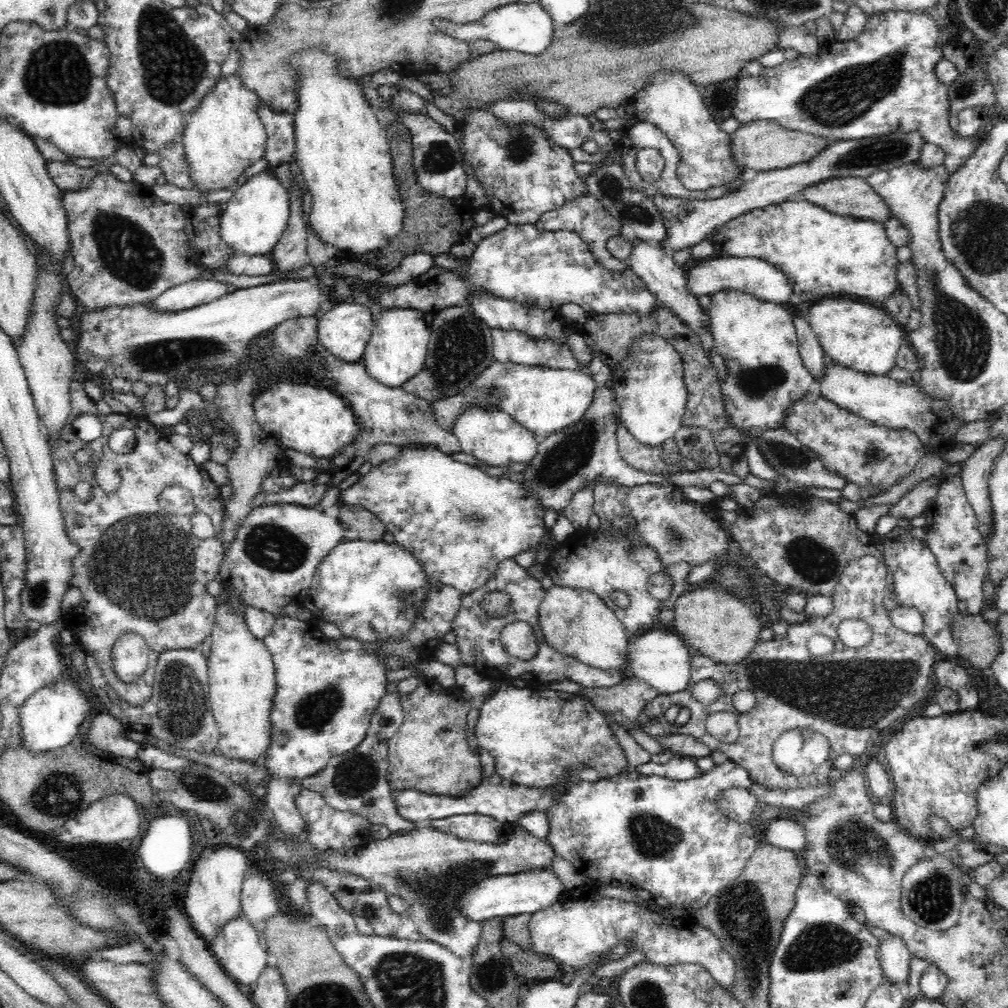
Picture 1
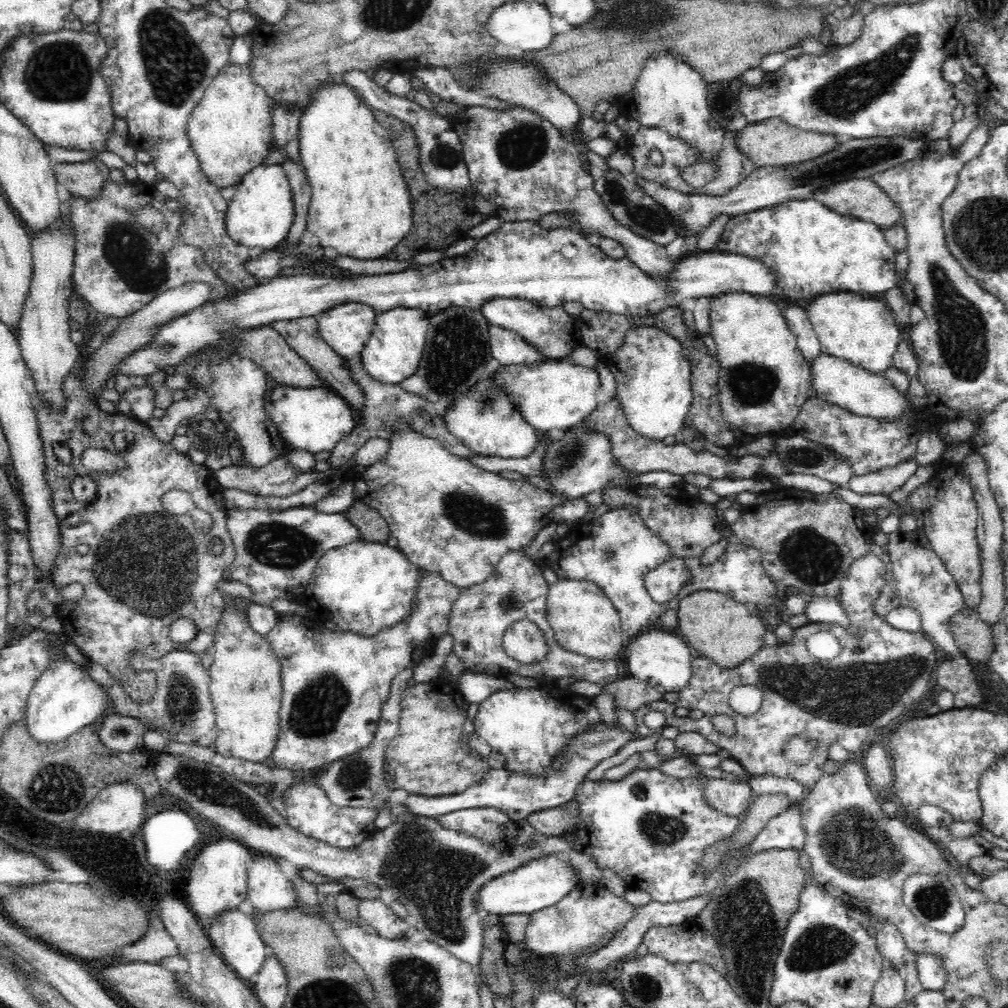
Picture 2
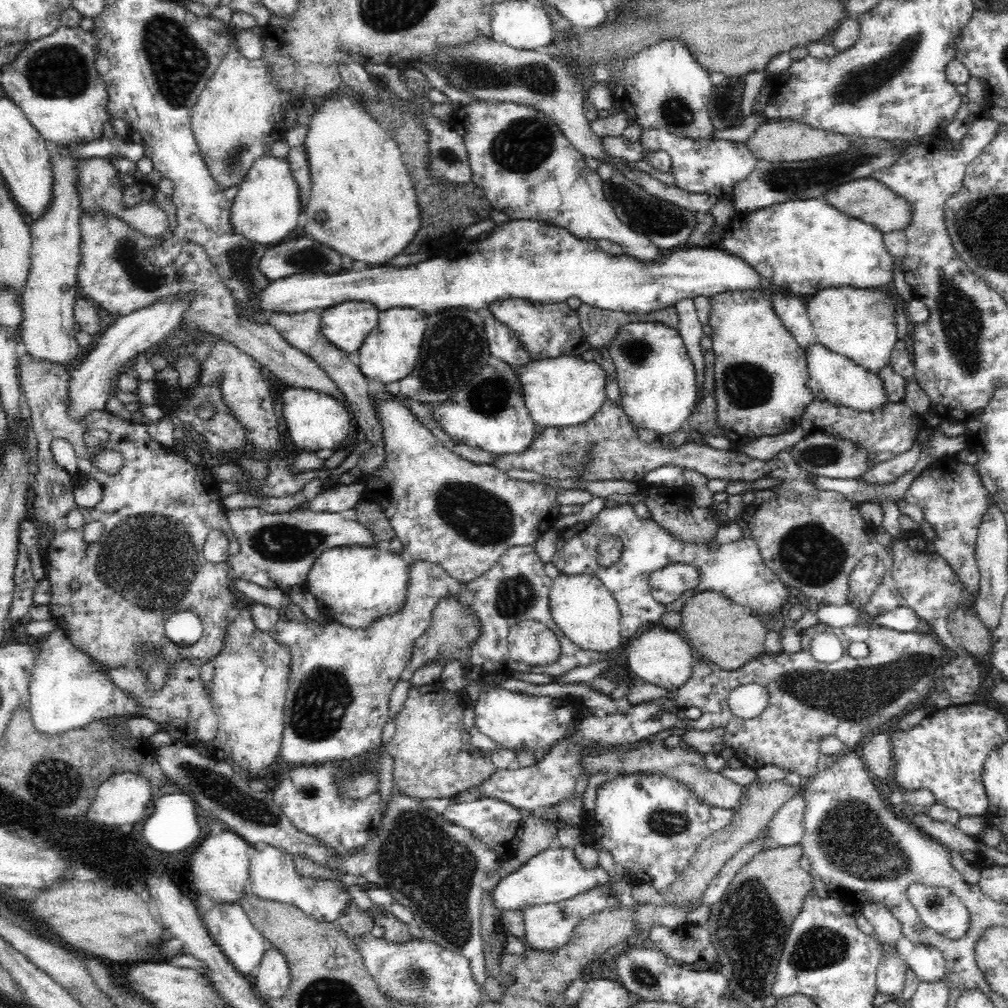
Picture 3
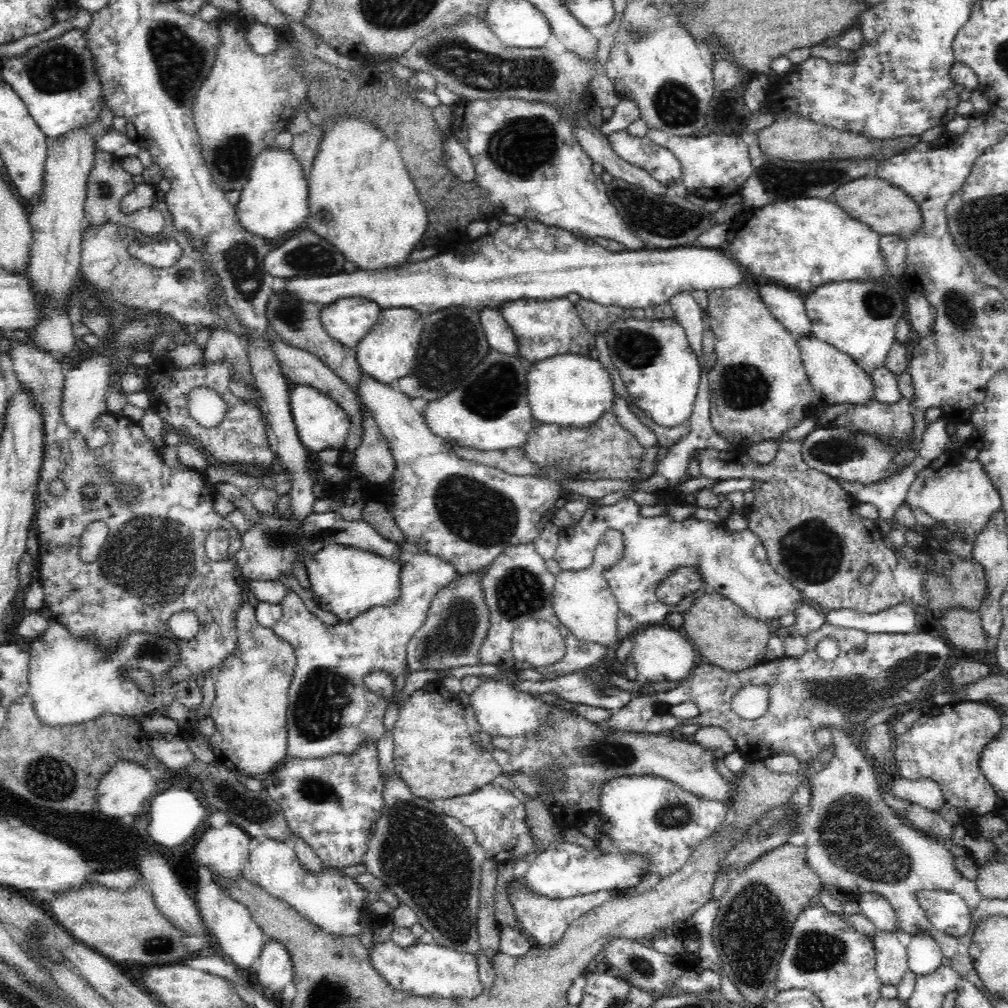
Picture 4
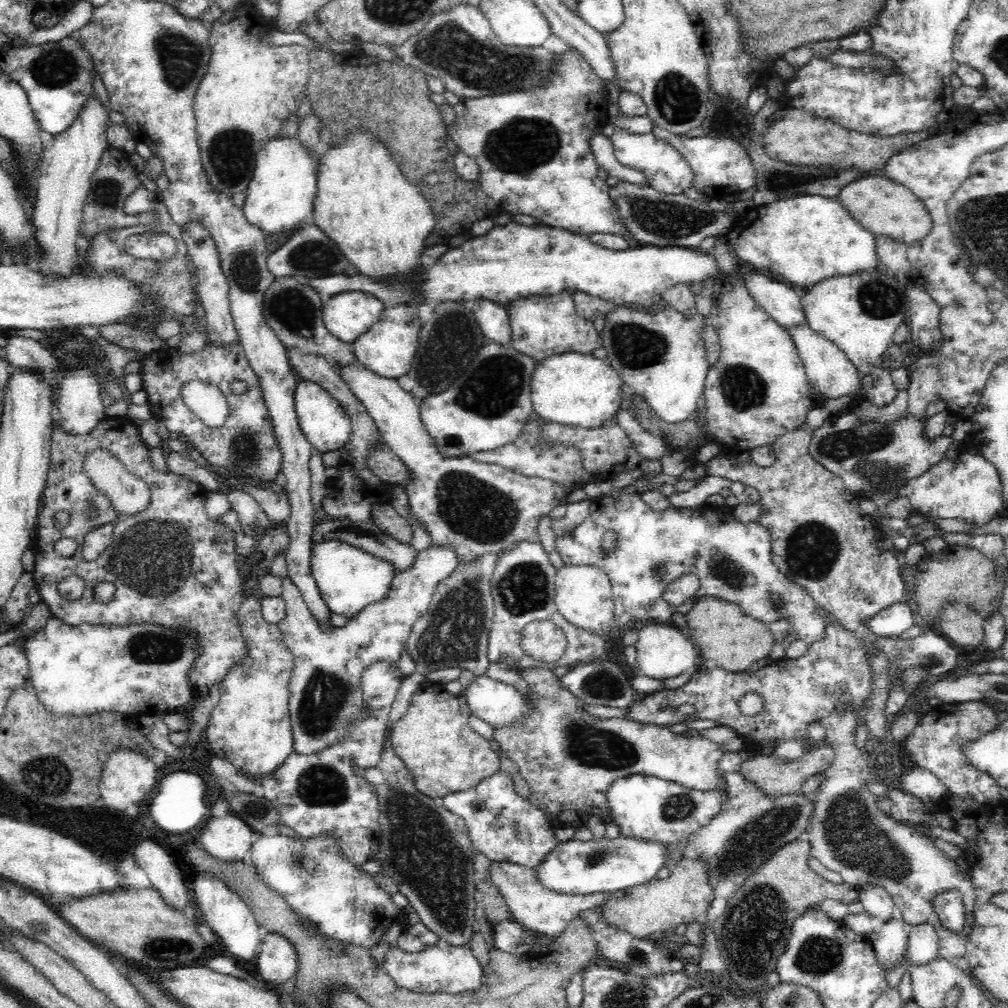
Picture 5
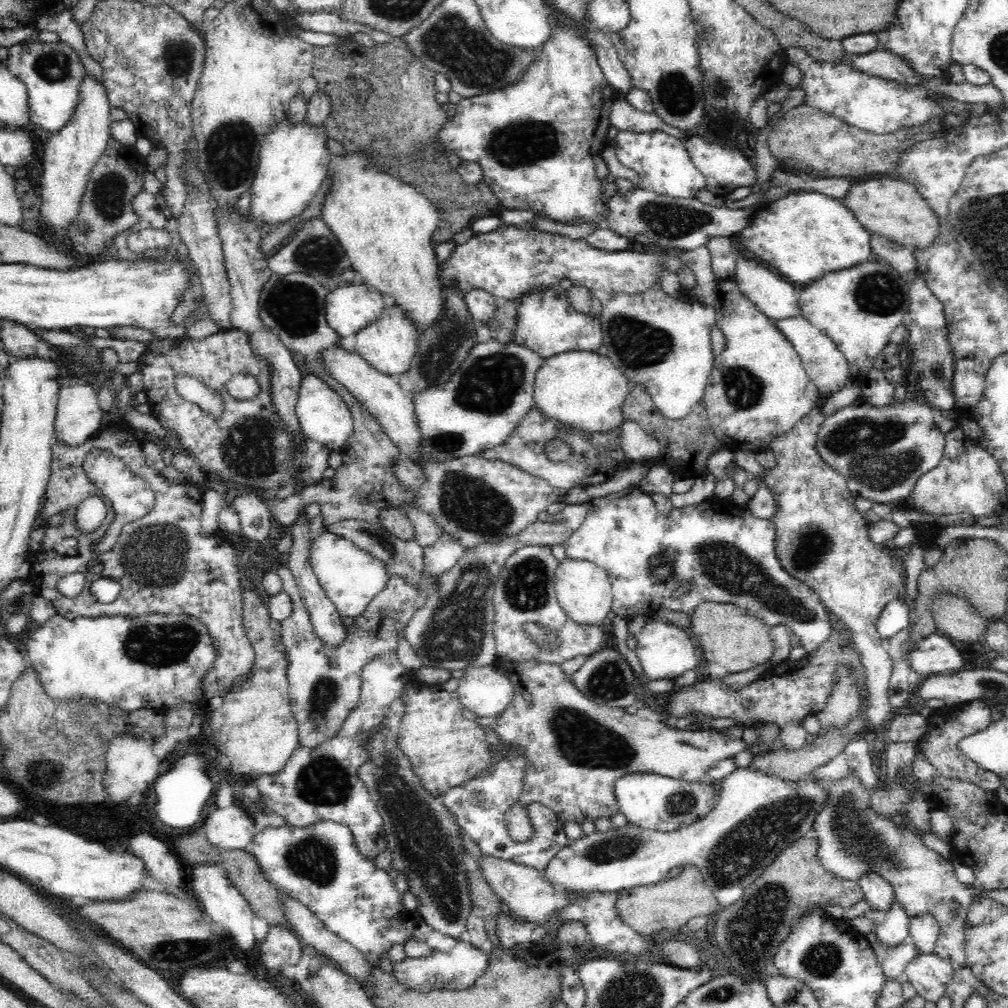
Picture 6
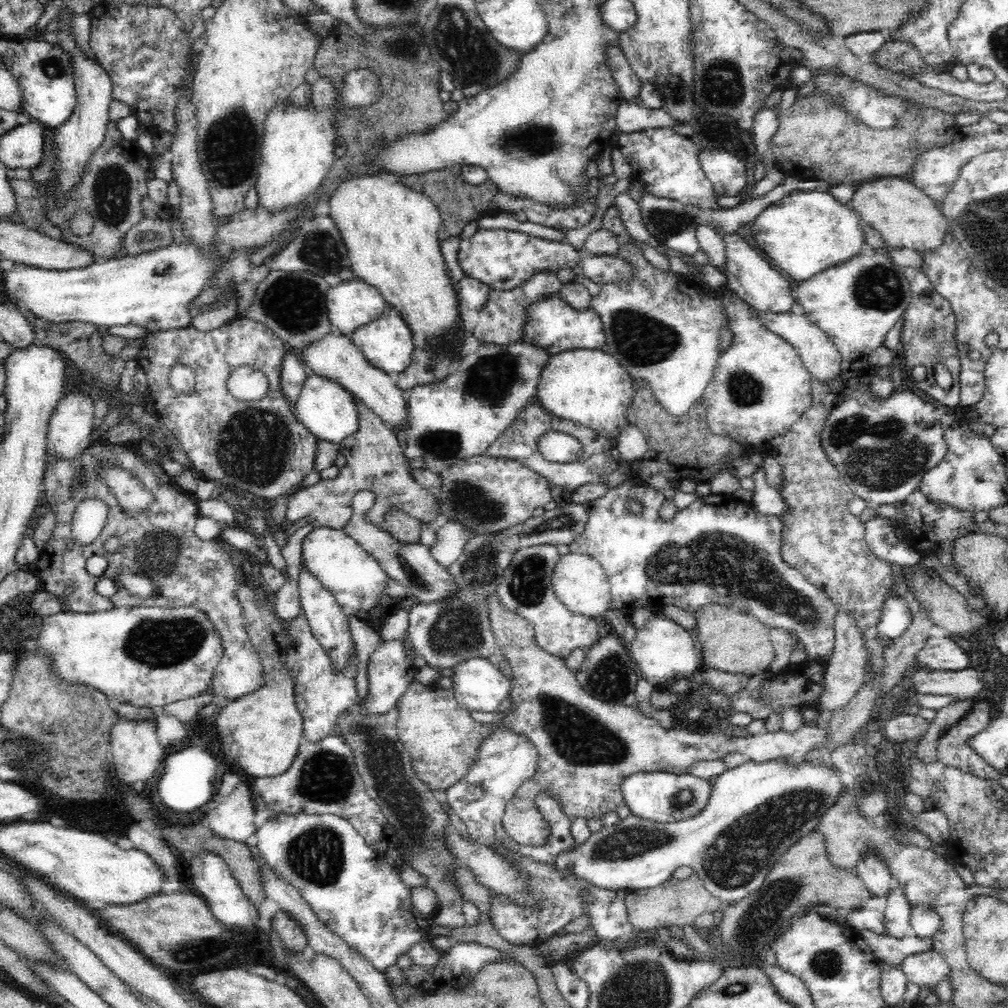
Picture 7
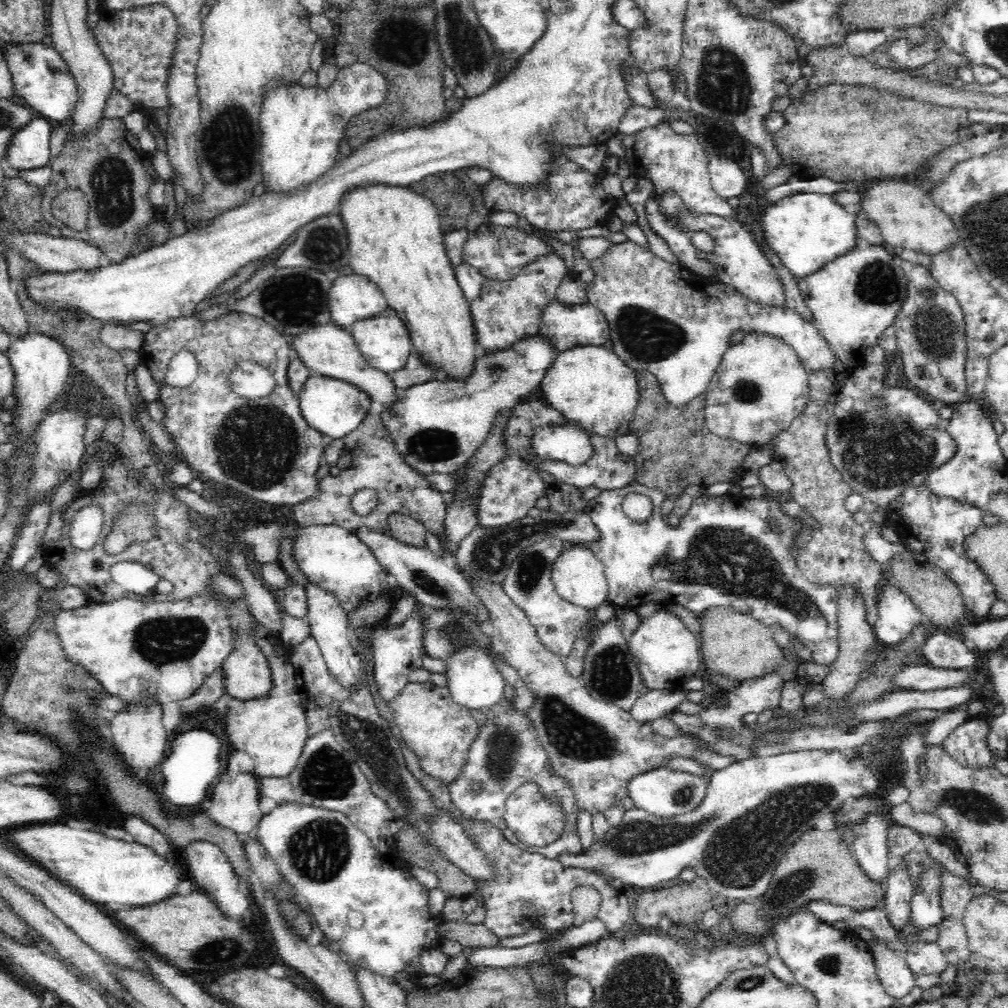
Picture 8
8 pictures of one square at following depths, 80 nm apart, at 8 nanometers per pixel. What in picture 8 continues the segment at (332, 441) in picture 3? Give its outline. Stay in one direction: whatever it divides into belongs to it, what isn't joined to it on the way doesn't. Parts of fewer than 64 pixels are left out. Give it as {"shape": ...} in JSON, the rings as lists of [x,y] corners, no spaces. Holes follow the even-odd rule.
{"shape":[[[312,374],[298,393],[302,416],[310,426],[330,436],[332,440],[342,439],[353,433],[368,416],[372,398],[354,383],[344,379]]]}

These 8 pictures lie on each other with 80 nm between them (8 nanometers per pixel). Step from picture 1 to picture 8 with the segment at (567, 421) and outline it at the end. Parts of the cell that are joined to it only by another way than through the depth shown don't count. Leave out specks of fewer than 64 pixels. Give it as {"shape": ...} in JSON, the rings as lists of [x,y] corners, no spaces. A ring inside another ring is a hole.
{"shape":[[[578,346],[559,351],[540,383],[539,394],[556,410],[559,410],[565,419],[580,423],[585,430],[596,433],[598,436],[615,439],[630,431],[630,421],[635,415],[633,412],[640,400],[637,382],[637,371],[619,355],[614,354],[614,351],[609,351],[603,346]]]}

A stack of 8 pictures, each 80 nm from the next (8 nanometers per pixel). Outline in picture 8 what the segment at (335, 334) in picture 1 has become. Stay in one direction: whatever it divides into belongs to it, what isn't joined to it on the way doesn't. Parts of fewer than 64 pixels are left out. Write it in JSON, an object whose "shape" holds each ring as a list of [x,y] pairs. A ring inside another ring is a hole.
{"shape":[[[364,275],[340,276],[327,292],[331,322],[350,329],[351,323],[374,318],[389,305],[381,287]]]}

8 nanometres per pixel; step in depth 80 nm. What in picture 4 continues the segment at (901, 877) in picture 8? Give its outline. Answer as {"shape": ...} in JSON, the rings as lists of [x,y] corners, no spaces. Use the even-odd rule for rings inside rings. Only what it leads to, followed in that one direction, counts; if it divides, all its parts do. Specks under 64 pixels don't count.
{"shape":[[[900,928],[892,932],[876,931],[871,940],[876,949],[876,965],[878,978],[883,986],[898,986],[902,982],[902,976],[909,970],[907,965],[907,949],[898,939]]]}

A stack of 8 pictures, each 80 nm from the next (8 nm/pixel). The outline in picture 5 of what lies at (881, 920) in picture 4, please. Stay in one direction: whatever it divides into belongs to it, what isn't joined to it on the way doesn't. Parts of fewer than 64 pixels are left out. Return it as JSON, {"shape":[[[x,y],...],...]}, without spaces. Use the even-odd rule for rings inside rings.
{"shape":[[[864,884],[859,890],[856,901],[862,902],[869,916],[876,916],[884,922],[888,922],[890,918],[899,914],[899,908],[894,904],[892,897],[881,886]]]}

